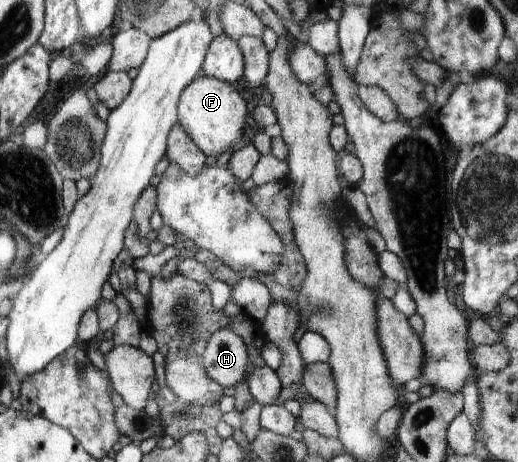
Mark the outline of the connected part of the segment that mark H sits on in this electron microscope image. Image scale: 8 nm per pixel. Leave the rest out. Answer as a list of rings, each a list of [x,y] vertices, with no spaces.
[[[231,328],[216,330],[202,356],[208,377],[223,388],[235,388],[246,377],[247,349]]]

